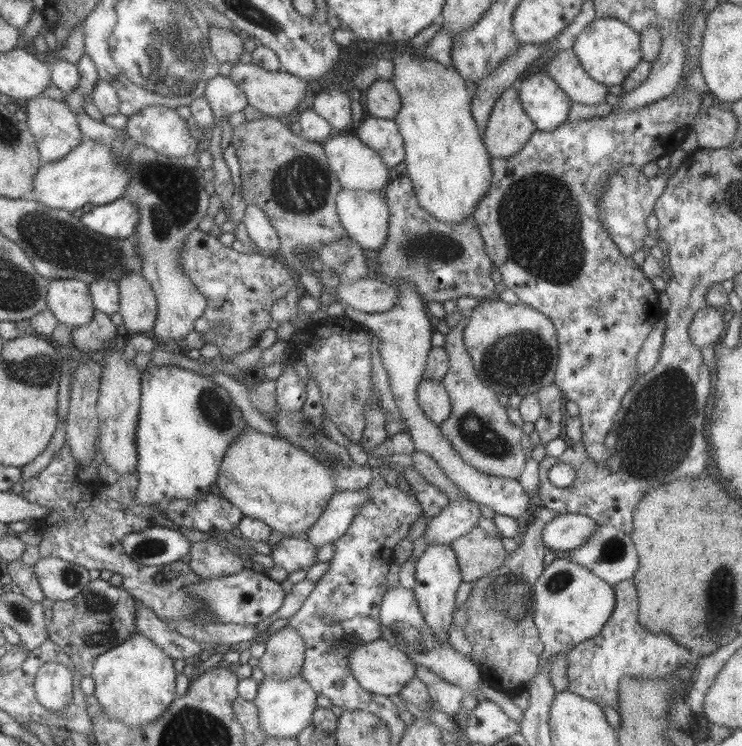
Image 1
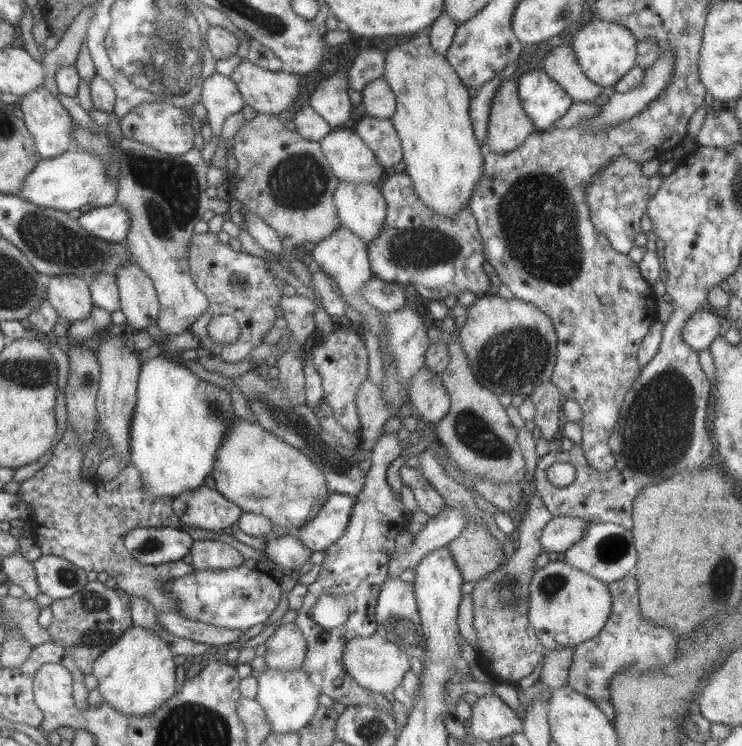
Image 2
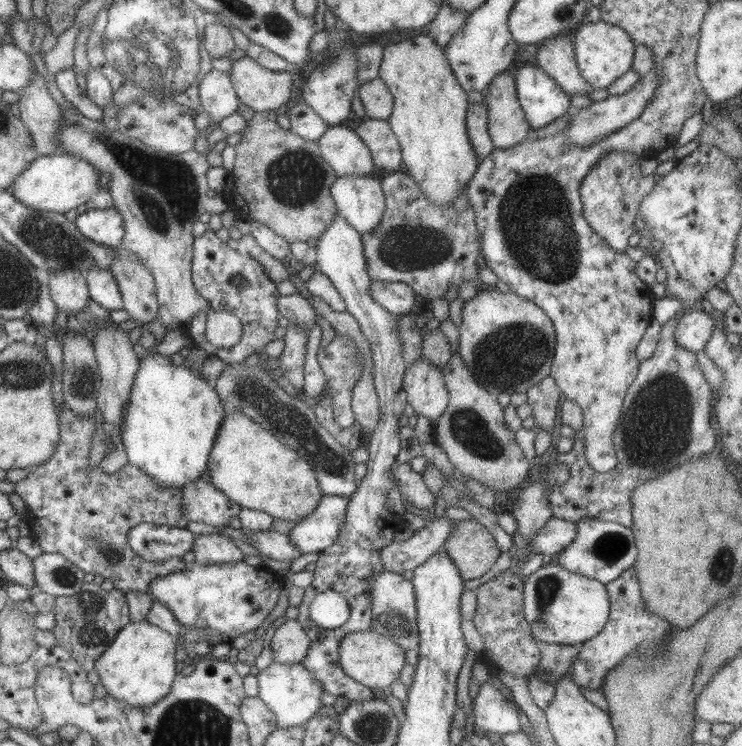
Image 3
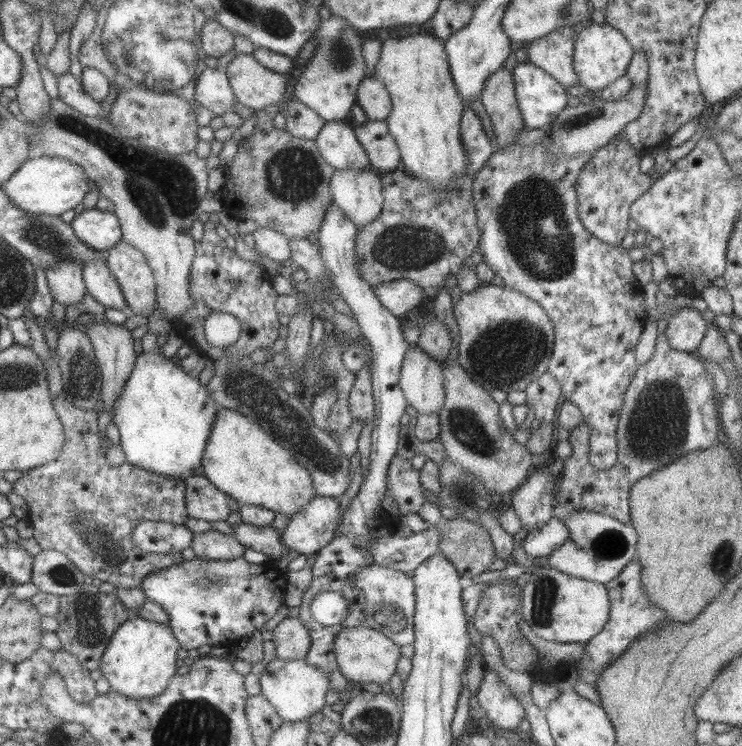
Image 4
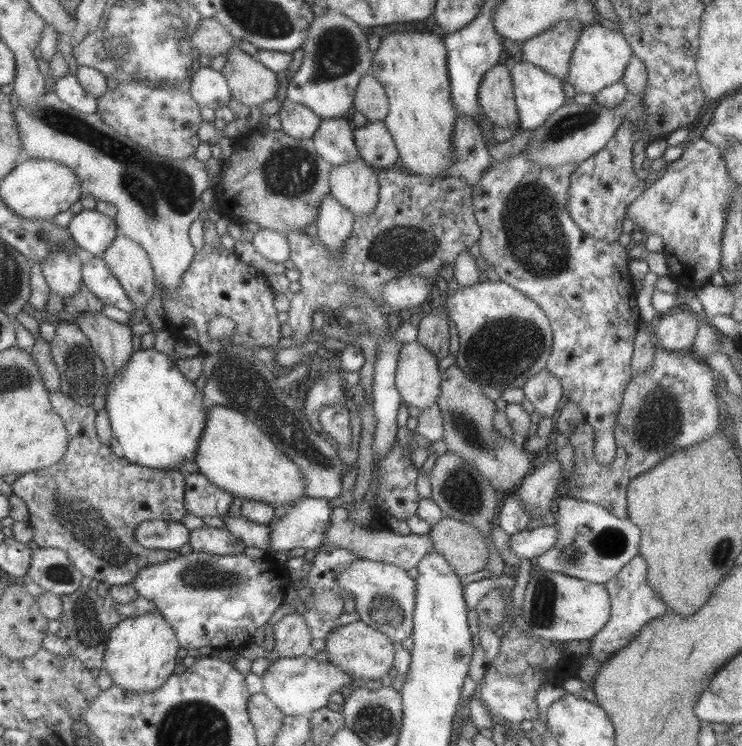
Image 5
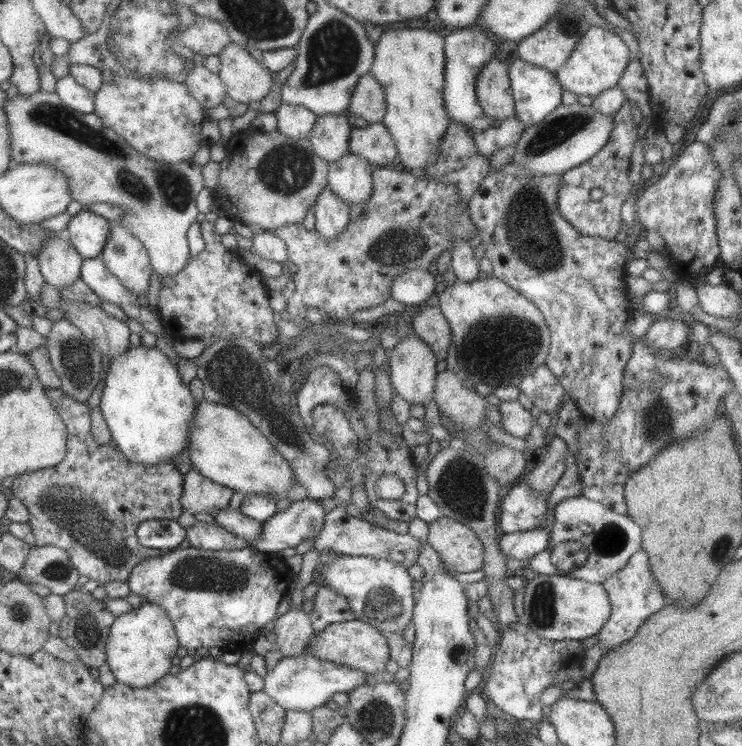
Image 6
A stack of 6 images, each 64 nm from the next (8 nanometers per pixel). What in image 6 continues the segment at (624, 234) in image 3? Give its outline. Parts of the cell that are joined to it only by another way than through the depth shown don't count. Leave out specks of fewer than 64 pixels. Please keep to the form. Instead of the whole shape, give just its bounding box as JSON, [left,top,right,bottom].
[557,99,638,239]

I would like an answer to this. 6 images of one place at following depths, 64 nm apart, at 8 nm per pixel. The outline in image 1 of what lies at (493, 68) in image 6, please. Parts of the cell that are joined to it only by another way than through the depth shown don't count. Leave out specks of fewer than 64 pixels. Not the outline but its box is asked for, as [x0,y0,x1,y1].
[482,87,536,158]

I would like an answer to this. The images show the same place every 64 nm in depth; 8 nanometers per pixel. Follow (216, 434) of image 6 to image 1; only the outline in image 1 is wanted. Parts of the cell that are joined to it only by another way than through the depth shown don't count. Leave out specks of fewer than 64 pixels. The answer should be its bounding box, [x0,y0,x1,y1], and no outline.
[216,428,337,538]

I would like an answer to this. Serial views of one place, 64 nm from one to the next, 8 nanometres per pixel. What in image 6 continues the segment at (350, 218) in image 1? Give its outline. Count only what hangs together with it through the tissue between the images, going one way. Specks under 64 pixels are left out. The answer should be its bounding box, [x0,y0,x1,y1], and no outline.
[327,153,374,204]

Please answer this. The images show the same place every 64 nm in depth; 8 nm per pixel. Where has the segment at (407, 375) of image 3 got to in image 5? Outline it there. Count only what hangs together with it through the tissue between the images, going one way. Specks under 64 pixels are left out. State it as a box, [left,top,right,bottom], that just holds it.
[395,340,441,411]

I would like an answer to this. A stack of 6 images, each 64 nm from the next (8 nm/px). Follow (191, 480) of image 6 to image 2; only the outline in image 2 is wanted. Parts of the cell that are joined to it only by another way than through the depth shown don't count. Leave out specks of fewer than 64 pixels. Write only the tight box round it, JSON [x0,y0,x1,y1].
[171,484,242,532]

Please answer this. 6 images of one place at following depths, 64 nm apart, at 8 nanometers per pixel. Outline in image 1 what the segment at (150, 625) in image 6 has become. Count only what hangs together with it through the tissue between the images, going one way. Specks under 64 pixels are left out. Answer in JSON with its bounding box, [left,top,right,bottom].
[92,632,175,728]

